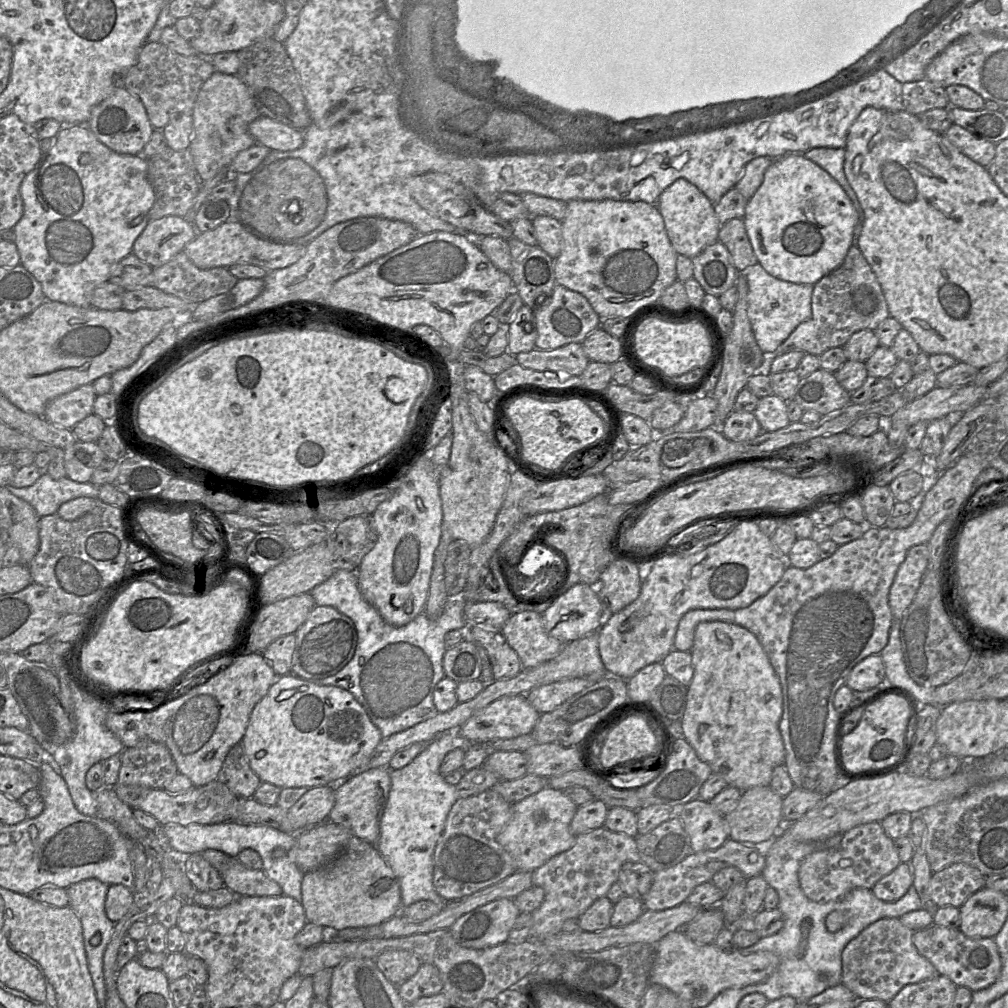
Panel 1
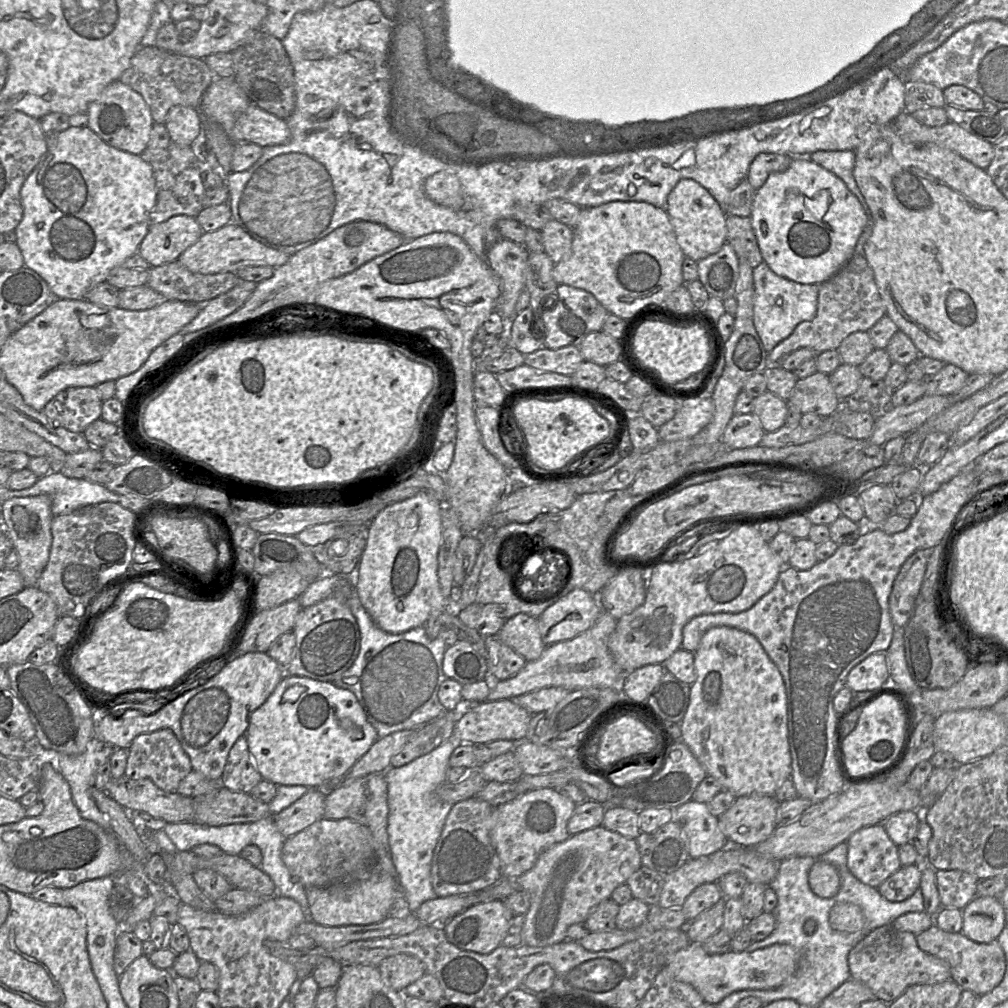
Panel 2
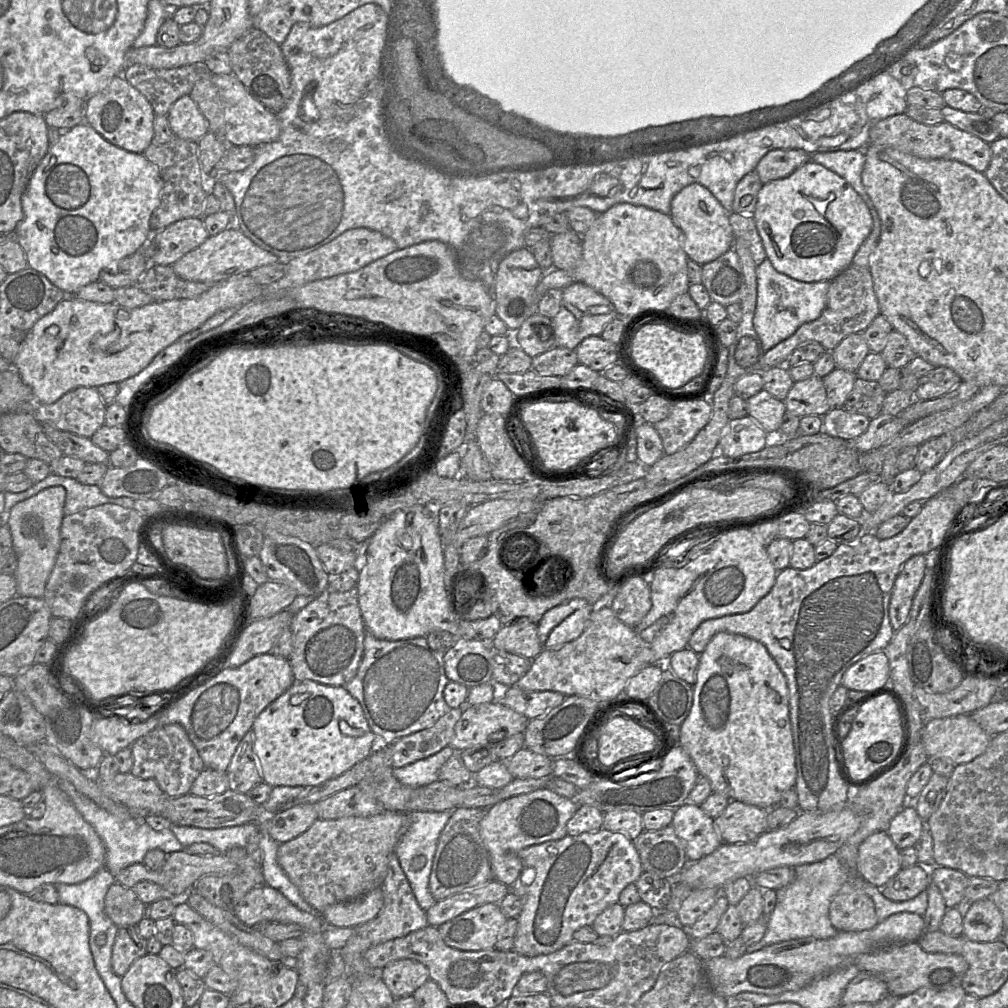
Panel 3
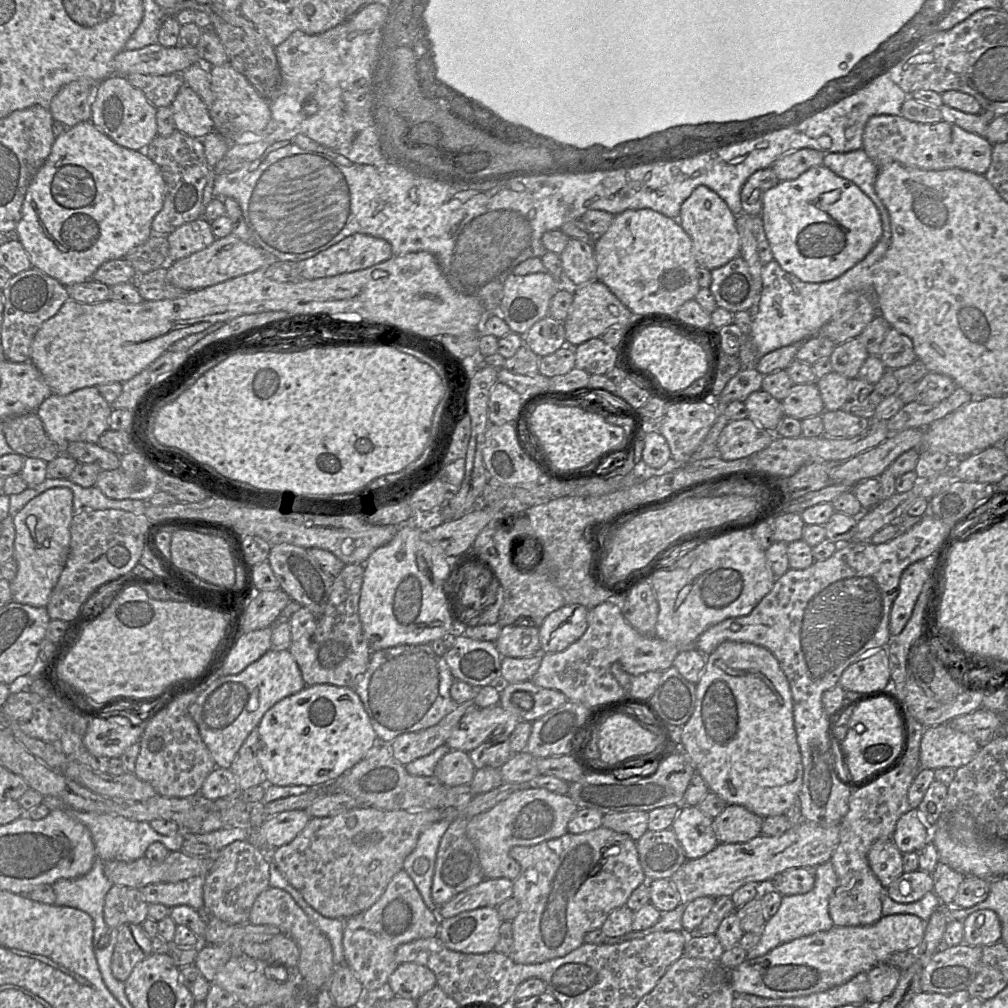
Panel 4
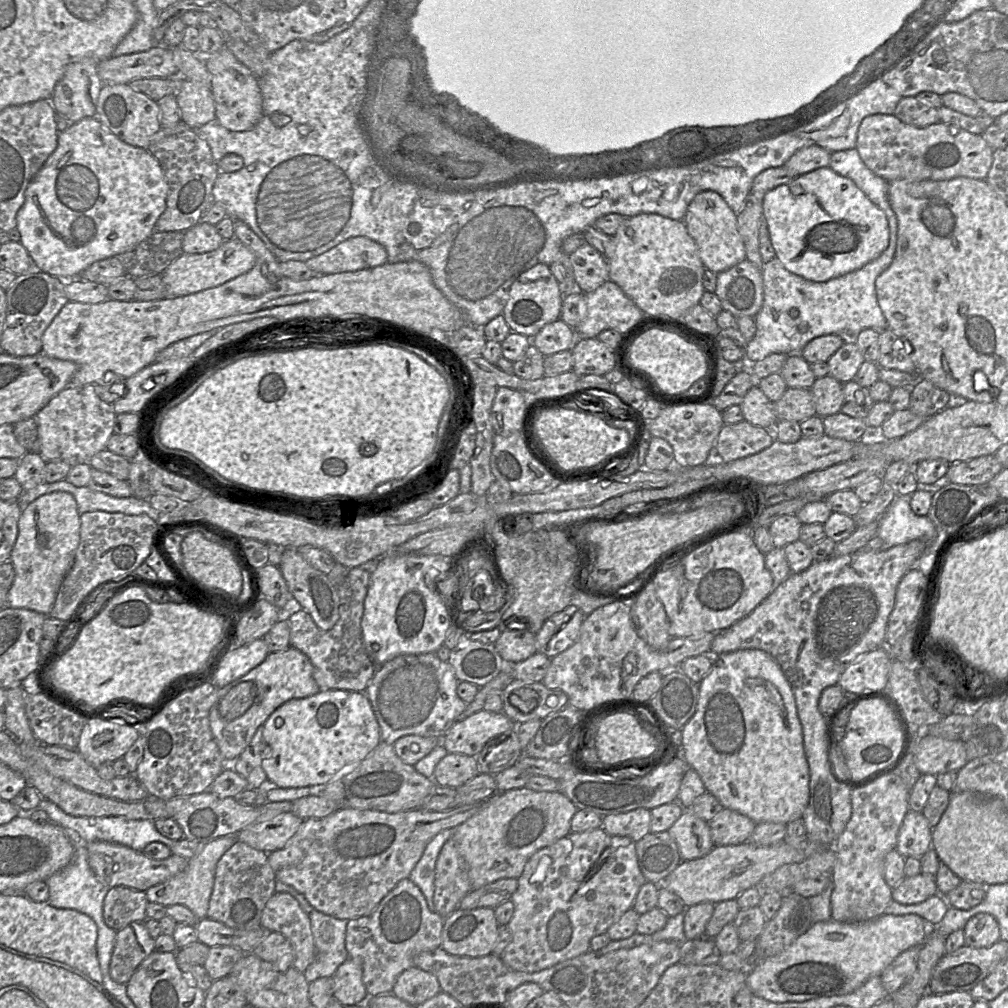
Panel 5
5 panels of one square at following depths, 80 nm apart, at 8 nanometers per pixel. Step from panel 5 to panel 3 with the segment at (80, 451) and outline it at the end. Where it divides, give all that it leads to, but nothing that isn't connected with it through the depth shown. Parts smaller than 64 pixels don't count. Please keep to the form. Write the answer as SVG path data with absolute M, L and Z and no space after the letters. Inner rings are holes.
M77 387L52 404L36 404L35 417L53 427L91 438L105 424L106 404L98 387Z

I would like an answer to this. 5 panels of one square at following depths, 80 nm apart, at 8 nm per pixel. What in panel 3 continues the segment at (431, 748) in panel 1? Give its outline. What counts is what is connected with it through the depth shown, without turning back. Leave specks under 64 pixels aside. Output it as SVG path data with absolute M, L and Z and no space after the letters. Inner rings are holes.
M447 746L426 759L393 769L393 776L398 782L408 787L427 786L439 780L439 770L455 753L452 747ZM451 811L410 813L409 827L394 849L417 903L424 911L436 902L429 890L429 878L440 834L450 817Z

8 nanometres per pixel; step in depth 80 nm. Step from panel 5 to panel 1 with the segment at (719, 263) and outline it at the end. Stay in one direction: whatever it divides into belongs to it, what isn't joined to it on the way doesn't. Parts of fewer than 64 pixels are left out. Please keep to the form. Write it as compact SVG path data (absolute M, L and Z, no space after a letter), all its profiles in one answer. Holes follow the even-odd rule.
M678 178L659 196L656 206L663 217L668 238L678 254L693 258L718 240L721 224L714 204L692 183Z

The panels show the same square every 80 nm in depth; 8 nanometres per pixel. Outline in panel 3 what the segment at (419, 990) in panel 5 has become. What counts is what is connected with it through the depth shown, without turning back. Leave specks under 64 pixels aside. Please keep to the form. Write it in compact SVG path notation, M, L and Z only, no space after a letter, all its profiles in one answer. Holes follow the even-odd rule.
M412 959L390 962L381 969L381 978L396 999L412 996L416 989L430 979L427 967Z

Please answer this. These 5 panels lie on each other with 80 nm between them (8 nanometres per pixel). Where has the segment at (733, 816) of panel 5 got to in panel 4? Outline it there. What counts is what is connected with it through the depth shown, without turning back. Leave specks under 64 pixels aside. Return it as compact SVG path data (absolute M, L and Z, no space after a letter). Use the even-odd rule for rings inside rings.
M727 804L713 819L713 829L719 843L745 843L761 834L763 820L744 806Z

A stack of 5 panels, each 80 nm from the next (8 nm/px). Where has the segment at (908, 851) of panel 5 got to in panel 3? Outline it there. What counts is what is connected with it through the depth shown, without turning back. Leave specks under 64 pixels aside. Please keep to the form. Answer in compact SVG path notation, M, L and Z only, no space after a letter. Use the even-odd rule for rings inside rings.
M905 806L890 822L889 828L887 830L888 835L891 837L894 844L898 849L912 847L919 840L921 833L926 827L926 821L917 813L914 806Z

